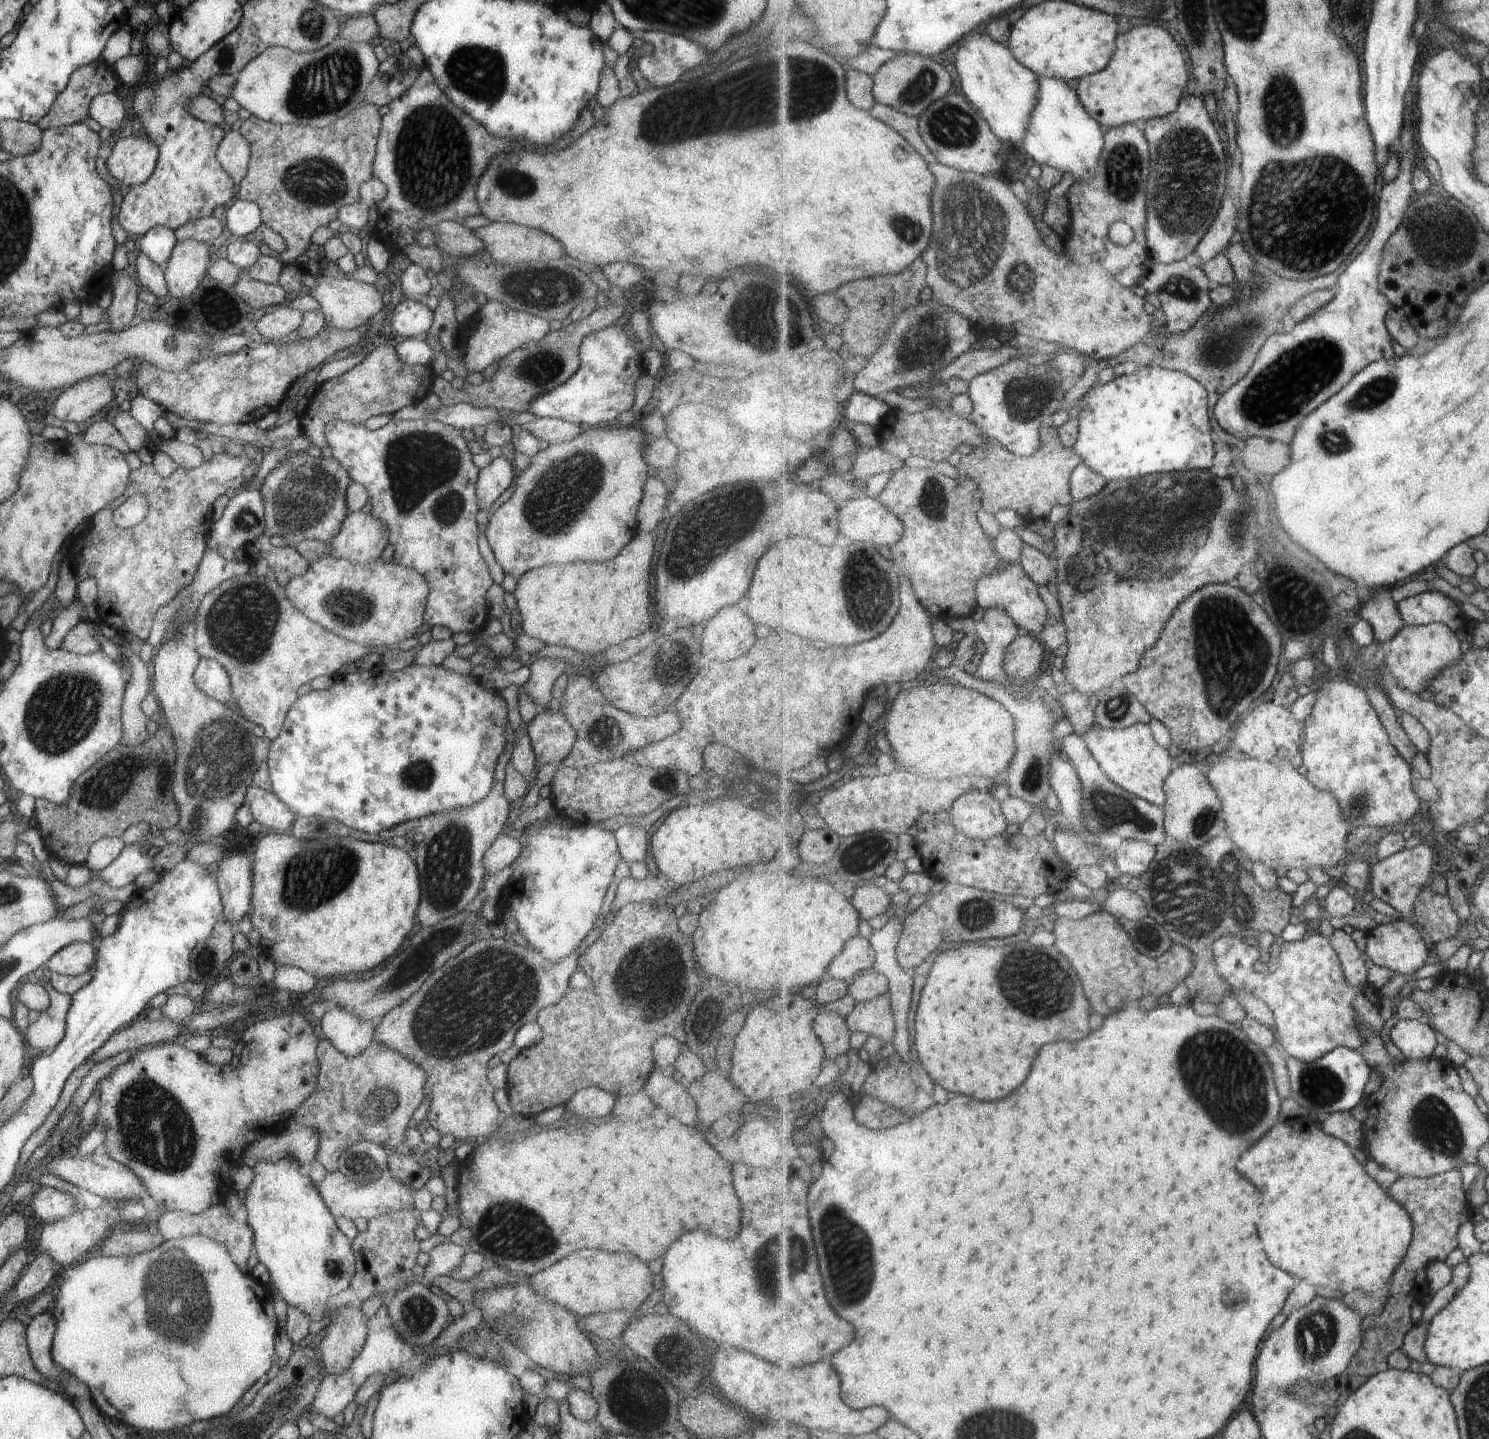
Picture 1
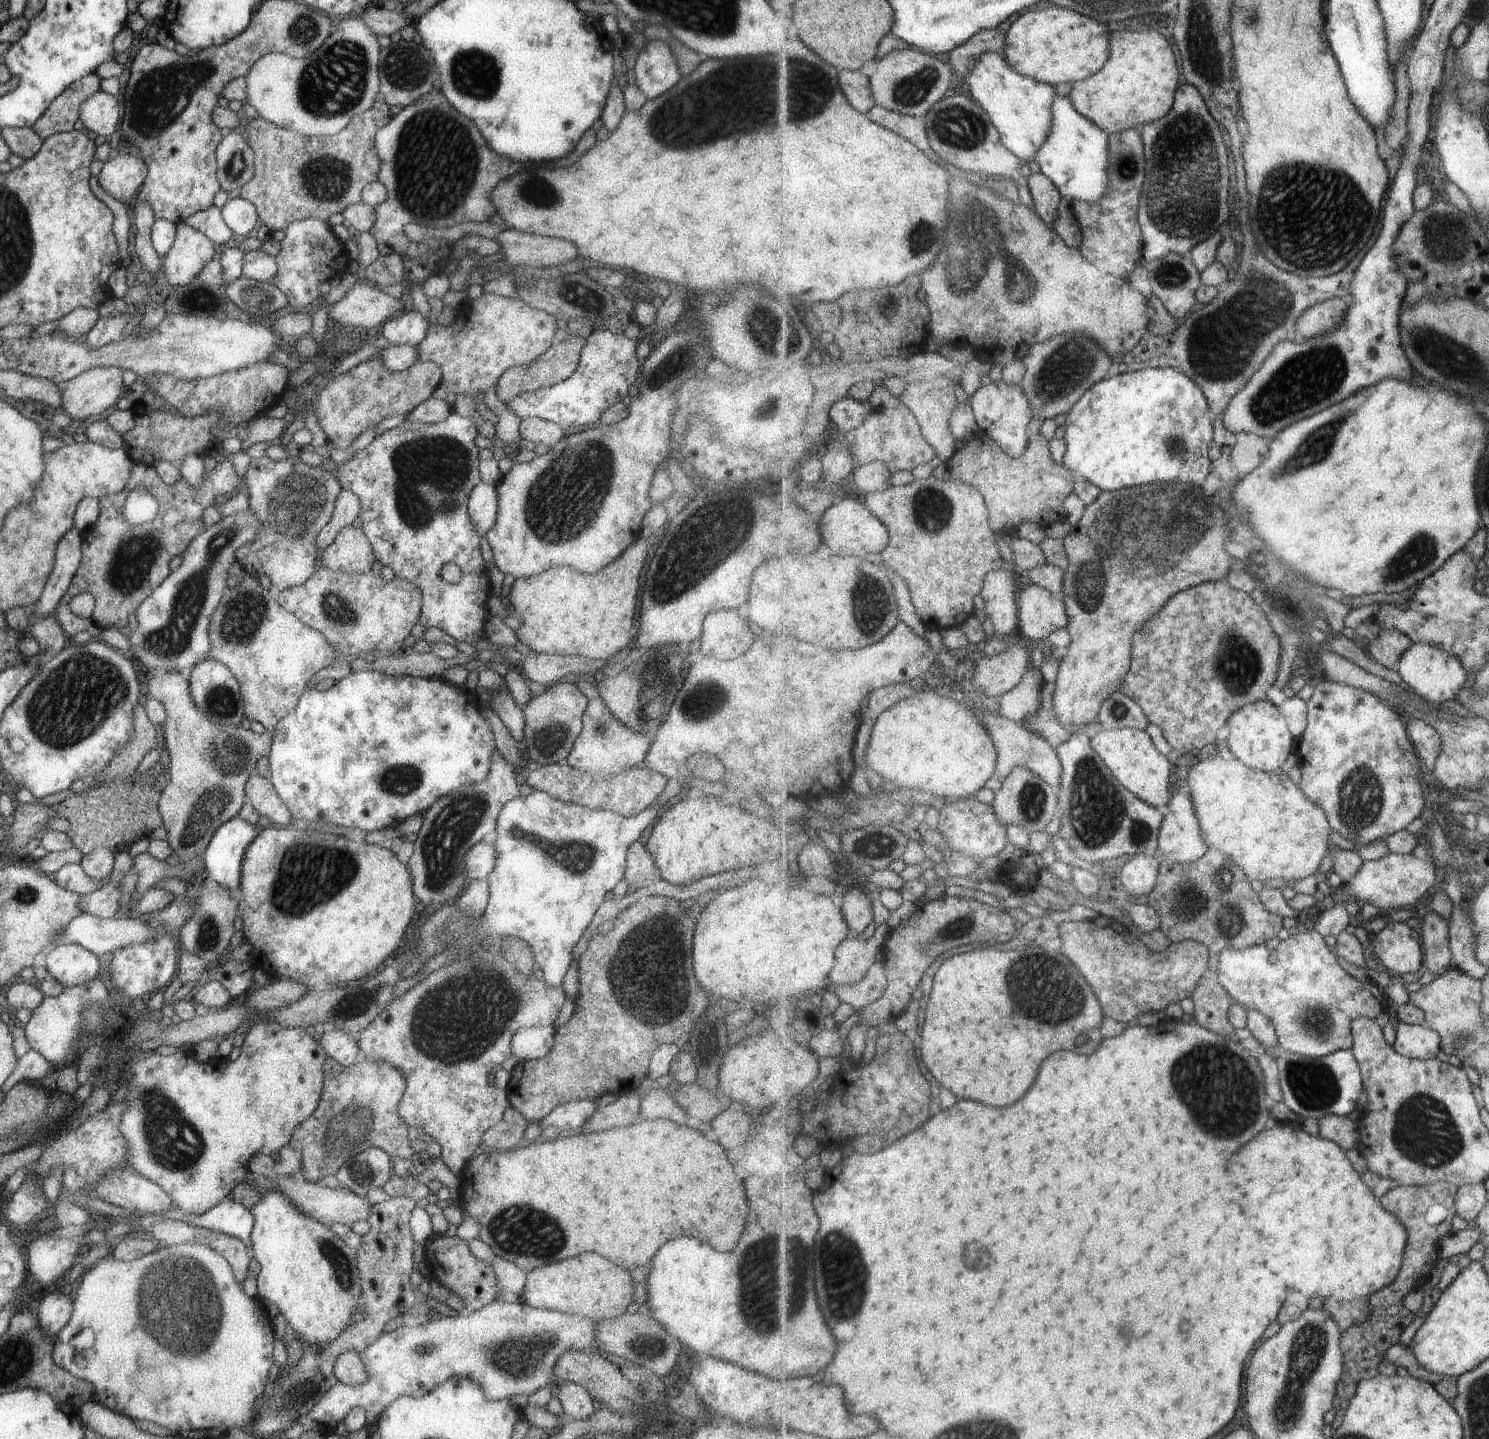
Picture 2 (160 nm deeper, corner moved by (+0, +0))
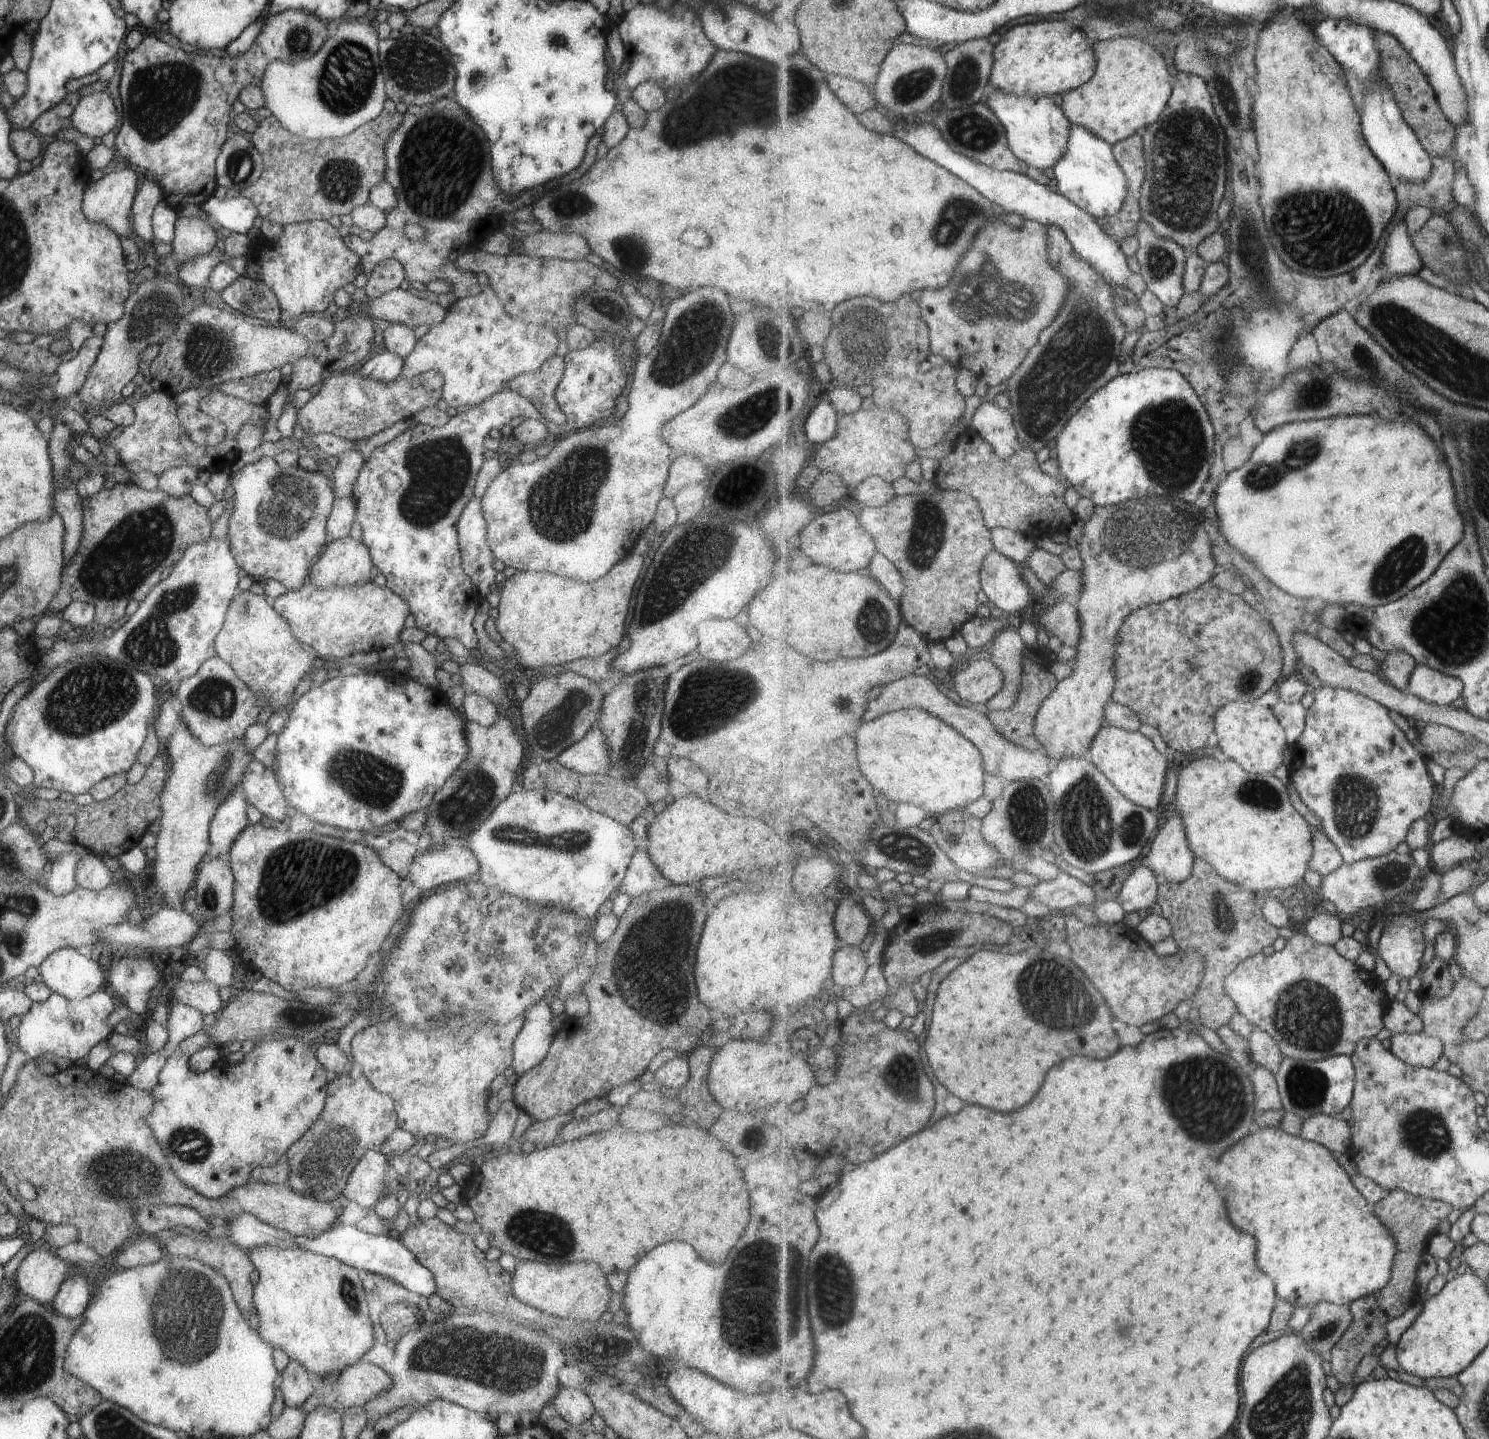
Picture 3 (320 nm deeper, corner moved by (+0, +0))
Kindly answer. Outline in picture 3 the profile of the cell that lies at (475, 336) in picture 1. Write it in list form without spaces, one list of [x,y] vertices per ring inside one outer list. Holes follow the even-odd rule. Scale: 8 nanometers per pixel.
[[[485,286],[475,296],[457,299],[439,324],[417,337],[413,350],[403,359],[401,376],[412,378],[426,371],[437,372],[443,380],[442,399],[449,407],[473,406],[504,390],[513,376],[536,371],[547,357],[555,354],[557,340],[554,330],[509,316],[497,292]]]

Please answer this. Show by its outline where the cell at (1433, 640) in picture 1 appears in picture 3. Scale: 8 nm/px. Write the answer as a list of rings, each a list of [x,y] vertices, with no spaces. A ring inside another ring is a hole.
[[[1417,664],[1407,692],[1431,704],[1449,706],[1463,696],[1463,682],[1427,665]]]

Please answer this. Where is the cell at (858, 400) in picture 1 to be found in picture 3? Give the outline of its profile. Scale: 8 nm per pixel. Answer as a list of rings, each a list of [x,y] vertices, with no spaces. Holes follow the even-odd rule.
[[[829,400],[812,404],[805,414],[804,430],[808,441],[822,445],[831,440],[839,430],[839,418],[839,413]]]

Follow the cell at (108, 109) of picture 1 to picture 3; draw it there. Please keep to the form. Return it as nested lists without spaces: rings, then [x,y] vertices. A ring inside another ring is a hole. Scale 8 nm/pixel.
[[[106,91],[81,97],[70,117],[72,128],[91,137],[102,137],[117,124],[113,100]]]

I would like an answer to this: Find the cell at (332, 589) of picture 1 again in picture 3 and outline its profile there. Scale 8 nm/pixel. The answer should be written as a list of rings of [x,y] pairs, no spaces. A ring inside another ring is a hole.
[[[306,580],[298,589],[274,598],[272,609],[287,621],[292,635],[320,659],[393,646],[398,642],[398,632],[409,614],[402,597],[393,594],[386,586],[376,587],[370,582],[360,587],[333,585],[322,589]]]

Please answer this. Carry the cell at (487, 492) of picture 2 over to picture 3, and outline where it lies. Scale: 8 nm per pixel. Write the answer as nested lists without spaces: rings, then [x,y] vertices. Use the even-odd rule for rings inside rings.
[[[473,495],[459,516],[457,544],[461,552],[461,568],[484,598],[493,590],[496,575],[491,567],[494,557],[485,539],[487,528],[481,512],[481,500]]]

